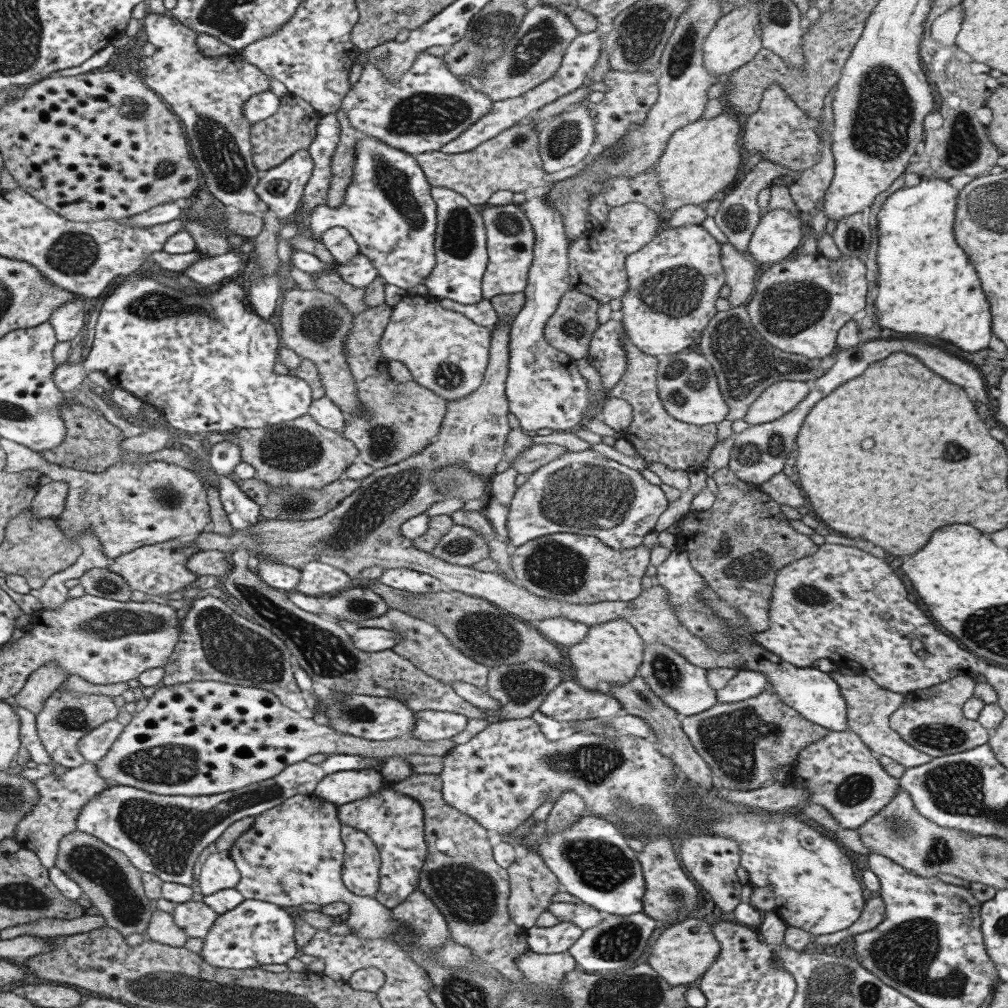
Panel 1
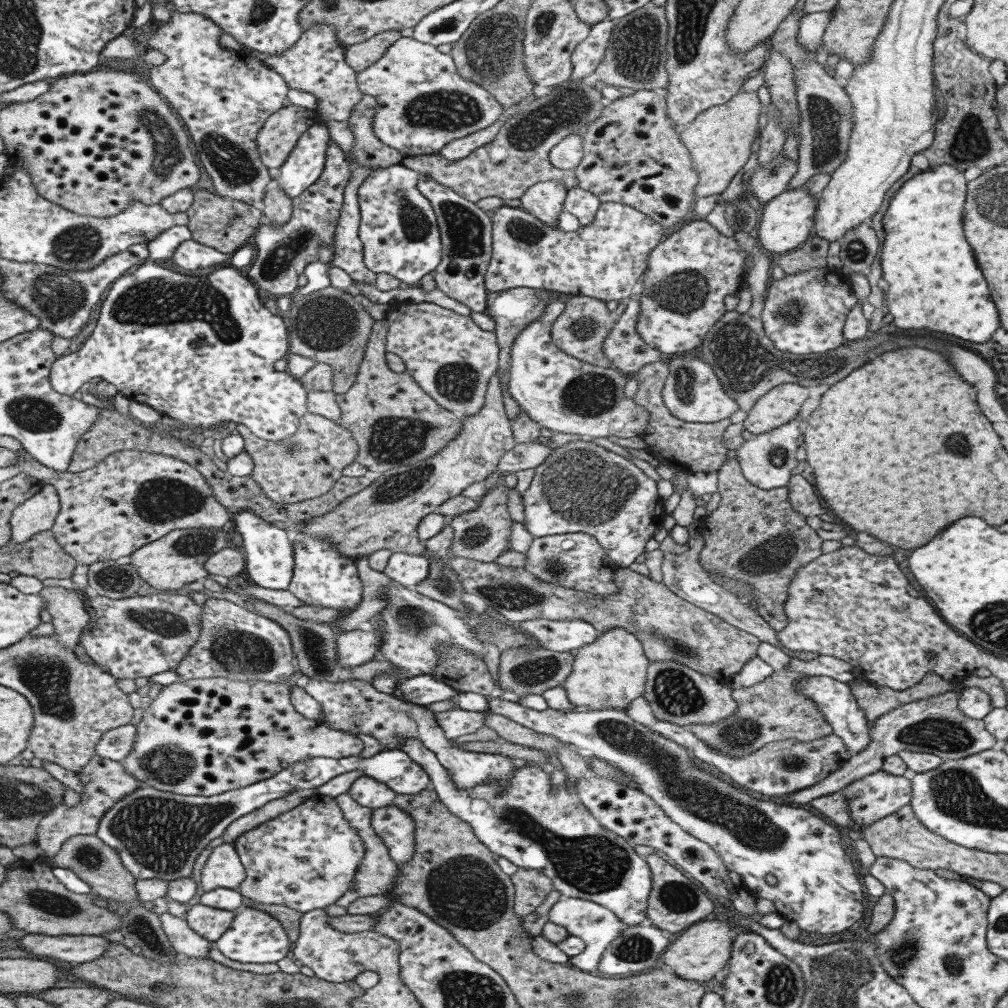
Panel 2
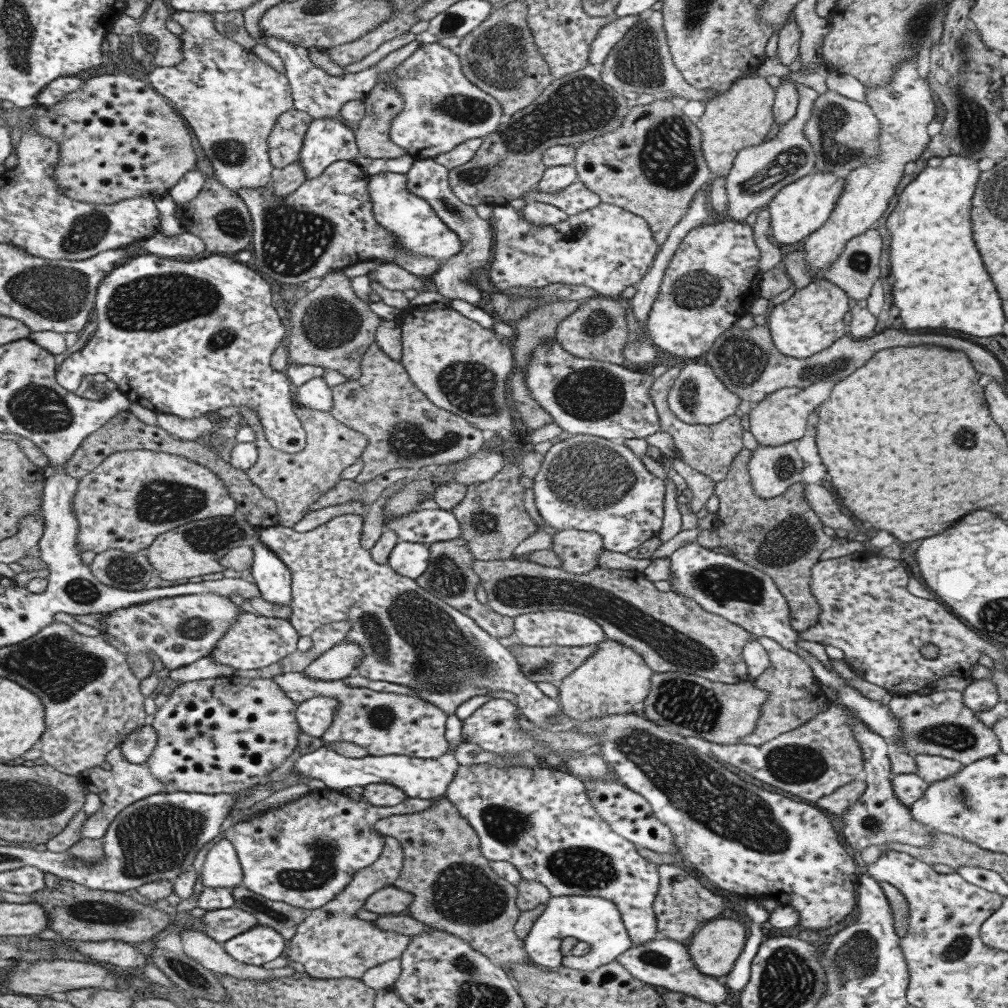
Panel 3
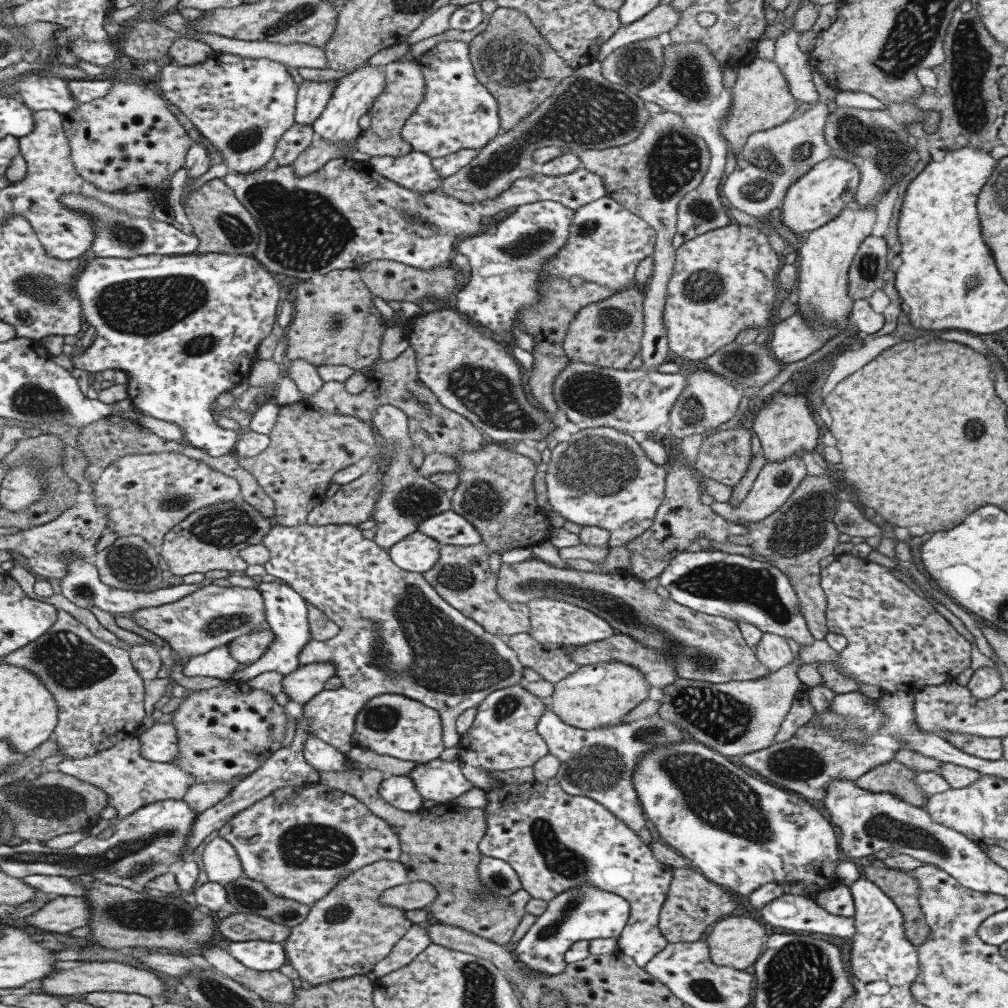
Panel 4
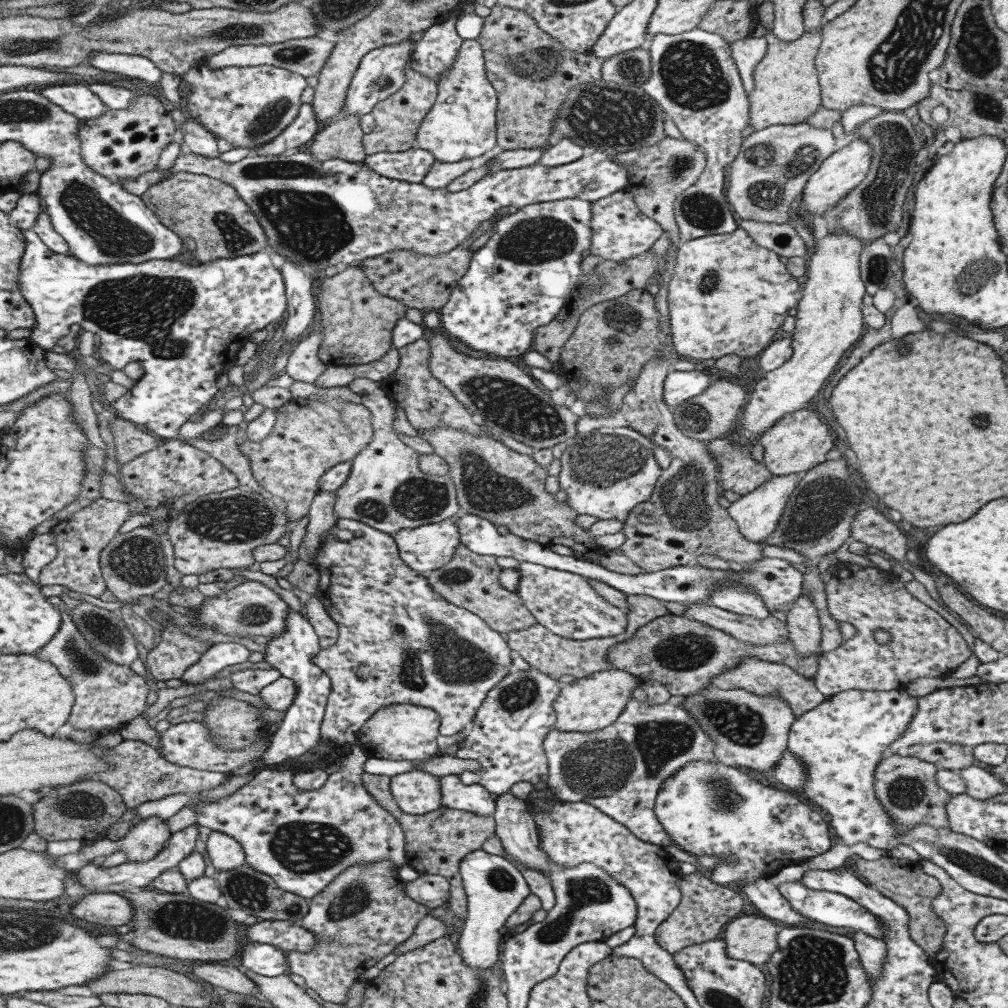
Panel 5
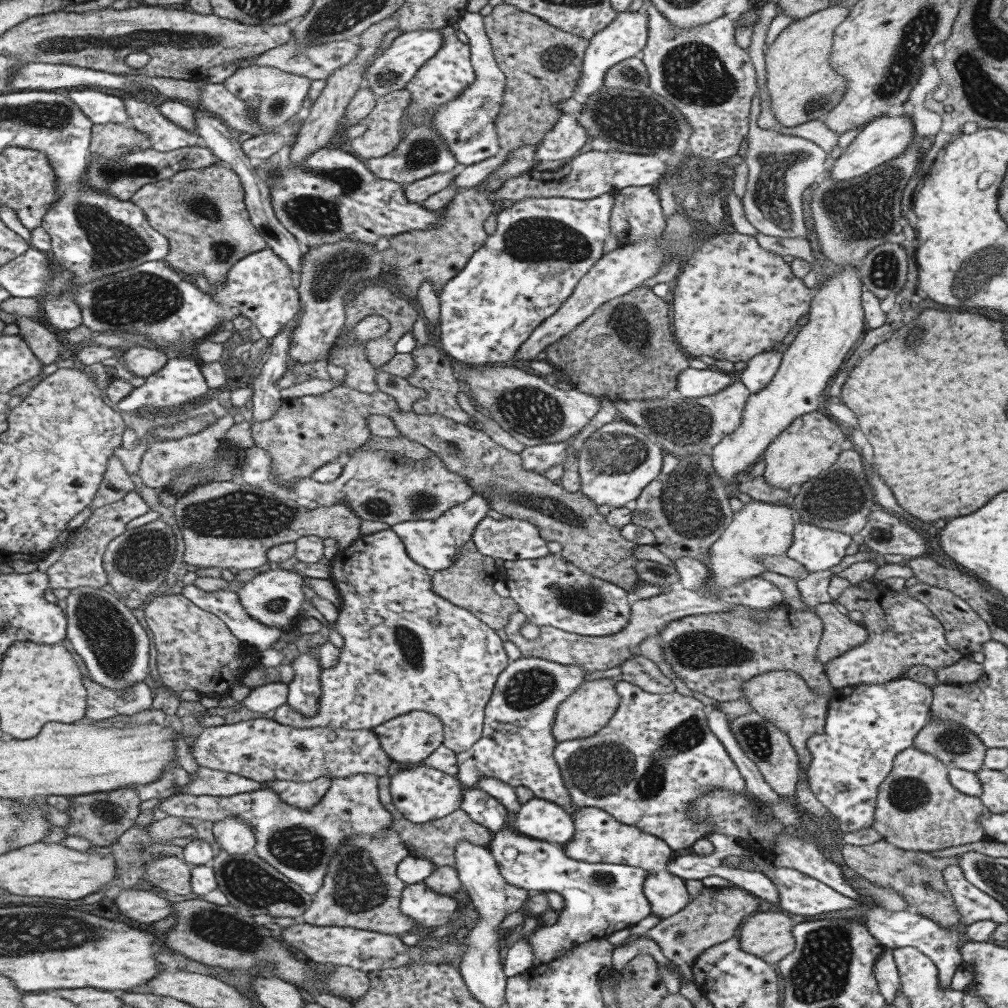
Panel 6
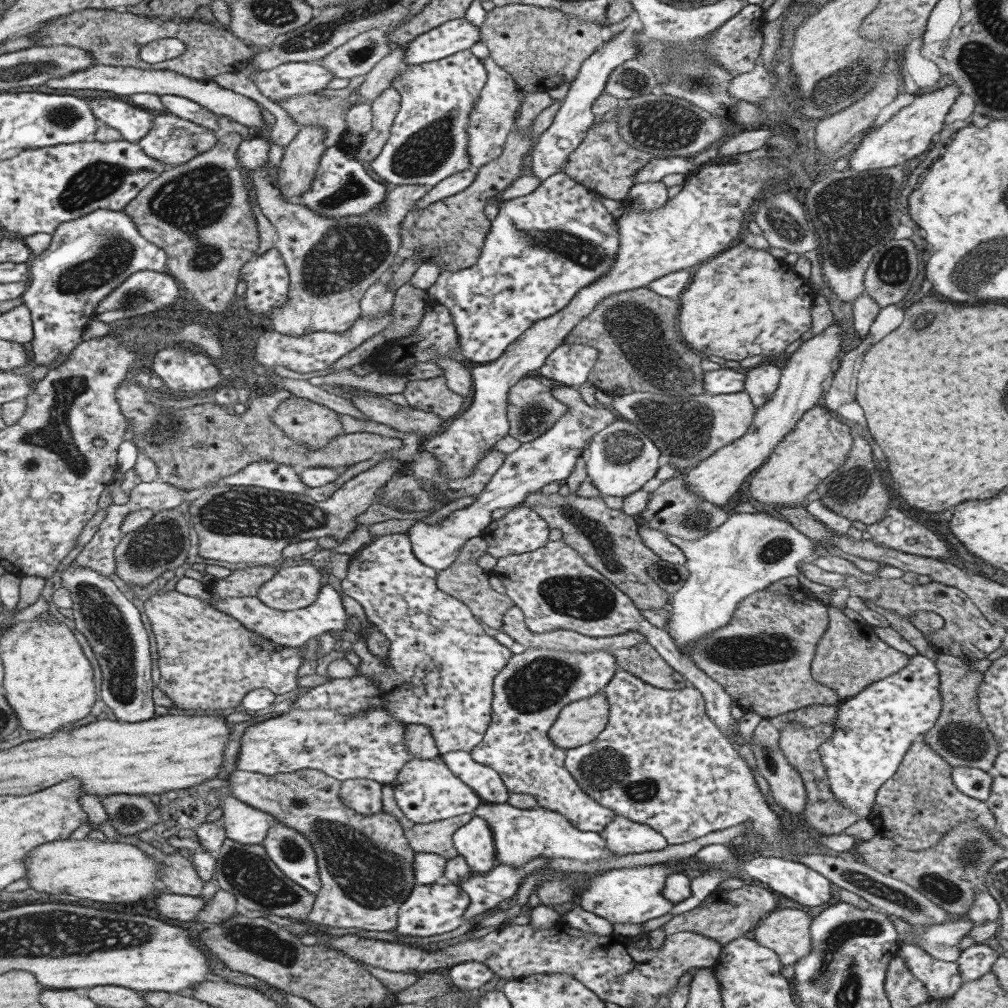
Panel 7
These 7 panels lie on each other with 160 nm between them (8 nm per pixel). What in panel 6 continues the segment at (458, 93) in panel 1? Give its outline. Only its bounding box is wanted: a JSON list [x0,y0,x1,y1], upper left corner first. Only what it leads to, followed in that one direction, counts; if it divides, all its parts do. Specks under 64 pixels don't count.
[432,10,505,168]

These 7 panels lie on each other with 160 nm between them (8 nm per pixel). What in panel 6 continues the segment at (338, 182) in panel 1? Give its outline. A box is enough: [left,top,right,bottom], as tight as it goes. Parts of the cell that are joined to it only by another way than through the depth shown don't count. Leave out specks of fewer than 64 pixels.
[345,89,410,160]

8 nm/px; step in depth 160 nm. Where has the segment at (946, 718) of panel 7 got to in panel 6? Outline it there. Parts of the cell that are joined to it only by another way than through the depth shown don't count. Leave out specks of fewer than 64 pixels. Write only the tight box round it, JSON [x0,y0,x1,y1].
[911,718,987,773]

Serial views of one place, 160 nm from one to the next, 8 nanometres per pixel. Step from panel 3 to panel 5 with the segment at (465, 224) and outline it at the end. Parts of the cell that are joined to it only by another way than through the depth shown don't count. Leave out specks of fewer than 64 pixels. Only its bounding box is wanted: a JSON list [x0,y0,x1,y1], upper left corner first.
[362,149,435,184]

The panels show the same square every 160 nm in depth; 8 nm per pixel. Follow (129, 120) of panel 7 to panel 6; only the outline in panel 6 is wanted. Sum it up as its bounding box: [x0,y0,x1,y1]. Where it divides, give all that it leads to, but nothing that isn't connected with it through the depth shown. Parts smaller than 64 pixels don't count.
[65,89,129,125]

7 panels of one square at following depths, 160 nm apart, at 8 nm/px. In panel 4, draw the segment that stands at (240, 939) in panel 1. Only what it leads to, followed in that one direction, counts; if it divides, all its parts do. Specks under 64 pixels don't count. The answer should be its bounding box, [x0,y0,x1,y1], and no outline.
[223,939,287,970]

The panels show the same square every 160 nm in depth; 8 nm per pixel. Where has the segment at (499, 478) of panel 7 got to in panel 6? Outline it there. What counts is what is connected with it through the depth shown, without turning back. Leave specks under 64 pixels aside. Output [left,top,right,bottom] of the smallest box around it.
[390,440,570,573]

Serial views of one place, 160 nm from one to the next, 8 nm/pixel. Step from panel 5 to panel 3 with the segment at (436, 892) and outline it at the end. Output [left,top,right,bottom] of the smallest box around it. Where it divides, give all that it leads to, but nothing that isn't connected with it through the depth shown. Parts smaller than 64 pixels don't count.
[363,887,412,915]

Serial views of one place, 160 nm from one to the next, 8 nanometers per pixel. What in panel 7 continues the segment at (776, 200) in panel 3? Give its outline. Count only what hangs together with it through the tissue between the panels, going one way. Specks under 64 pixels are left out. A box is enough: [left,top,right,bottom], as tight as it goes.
[848,85,959,172]

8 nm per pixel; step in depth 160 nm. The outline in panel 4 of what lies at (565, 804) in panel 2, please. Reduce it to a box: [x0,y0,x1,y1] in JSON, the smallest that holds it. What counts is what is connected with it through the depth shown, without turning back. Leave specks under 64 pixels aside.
[478,777,672,968]

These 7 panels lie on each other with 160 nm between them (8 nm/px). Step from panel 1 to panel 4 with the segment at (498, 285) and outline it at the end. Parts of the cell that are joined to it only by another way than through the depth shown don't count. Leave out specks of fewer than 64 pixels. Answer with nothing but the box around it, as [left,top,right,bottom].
[541,195,654,290]

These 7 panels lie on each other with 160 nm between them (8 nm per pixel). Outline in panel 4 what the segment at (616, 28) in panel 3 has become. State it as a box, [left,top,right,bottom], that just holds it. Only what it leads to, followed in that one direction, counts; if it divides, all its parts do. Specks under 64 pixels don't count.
[596,2,679,63]

